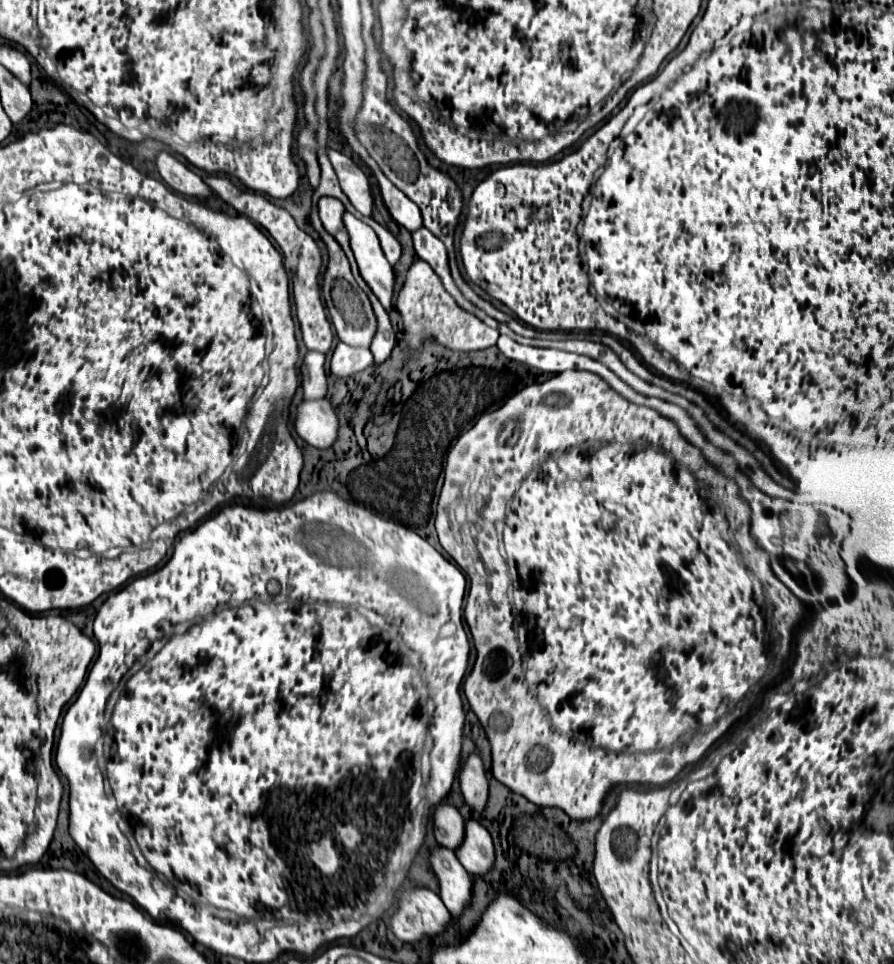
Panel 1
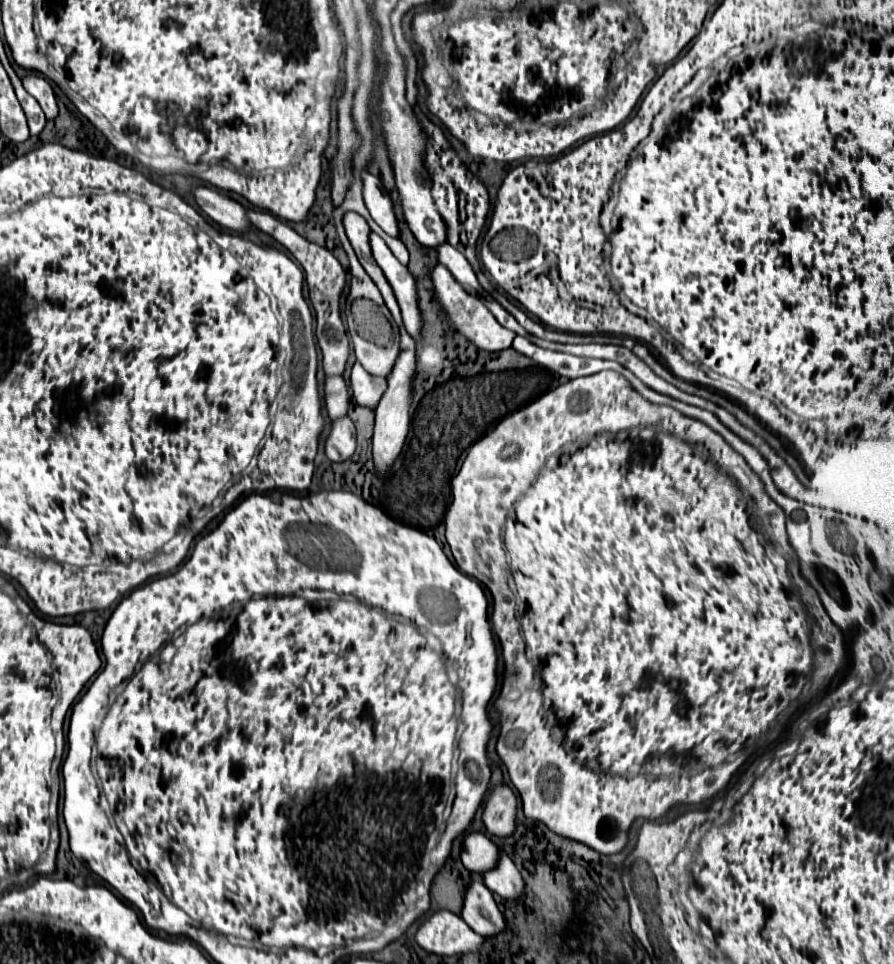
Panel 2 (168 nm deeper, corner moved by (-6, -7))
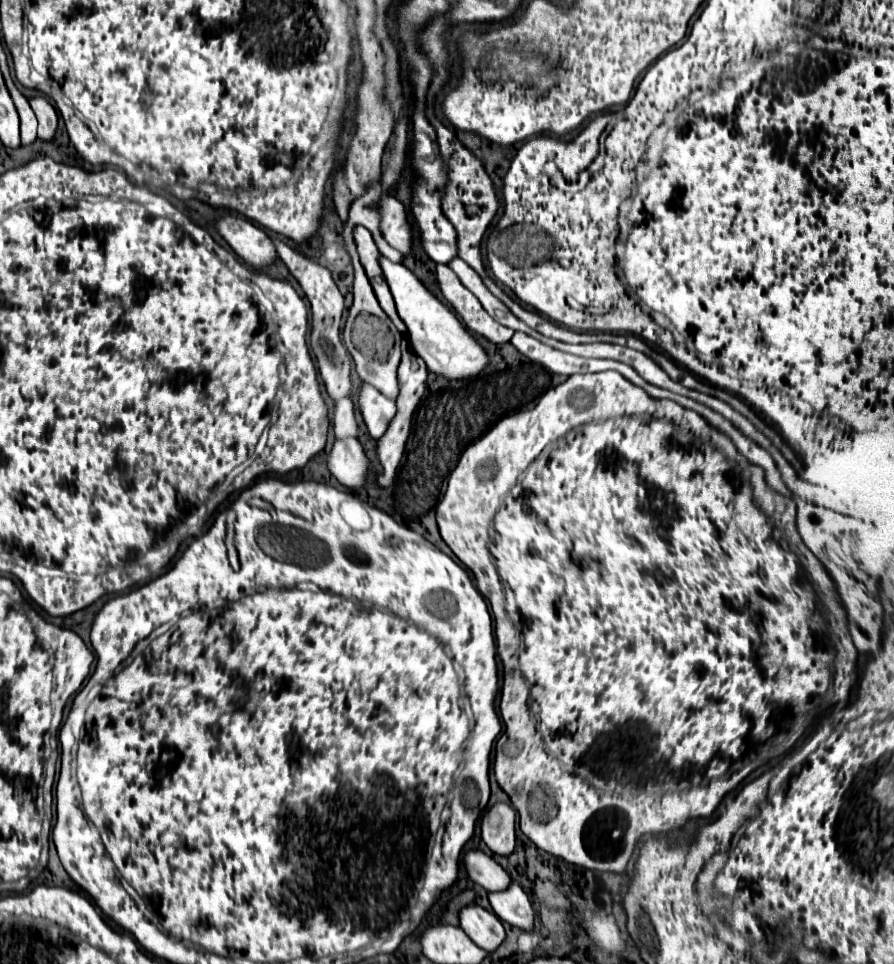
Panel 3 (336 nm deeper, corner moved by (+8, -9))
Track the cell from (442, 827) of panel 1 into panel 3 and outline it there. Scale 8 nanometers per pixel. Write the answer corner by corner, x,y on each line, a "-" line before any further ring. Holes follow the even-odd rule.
476,848
468,850
462,856
462,864
466,868
468,878
490,892
504,890
510,884
508,872
492,856
484,854
482,850
476,850

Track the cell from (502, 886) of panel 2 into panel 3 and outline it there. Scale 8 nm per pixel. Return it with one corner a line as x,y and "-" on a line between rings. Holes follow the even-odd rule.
510,882
510,886
506,890
488,892
488,900
498,918
502,918
508,924
518,926
522,930
532,930
534,910
532,910
532,904
530,904
526,892
520,888
520,884

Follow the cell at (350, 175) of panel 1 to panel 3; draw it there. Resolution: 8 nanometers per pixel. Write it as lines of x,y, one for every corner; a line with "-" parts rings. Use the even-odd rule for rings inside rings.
380,194
376,208
380,214
380,232
384,240
406,256
412,246
412,224
406,208
388,194

